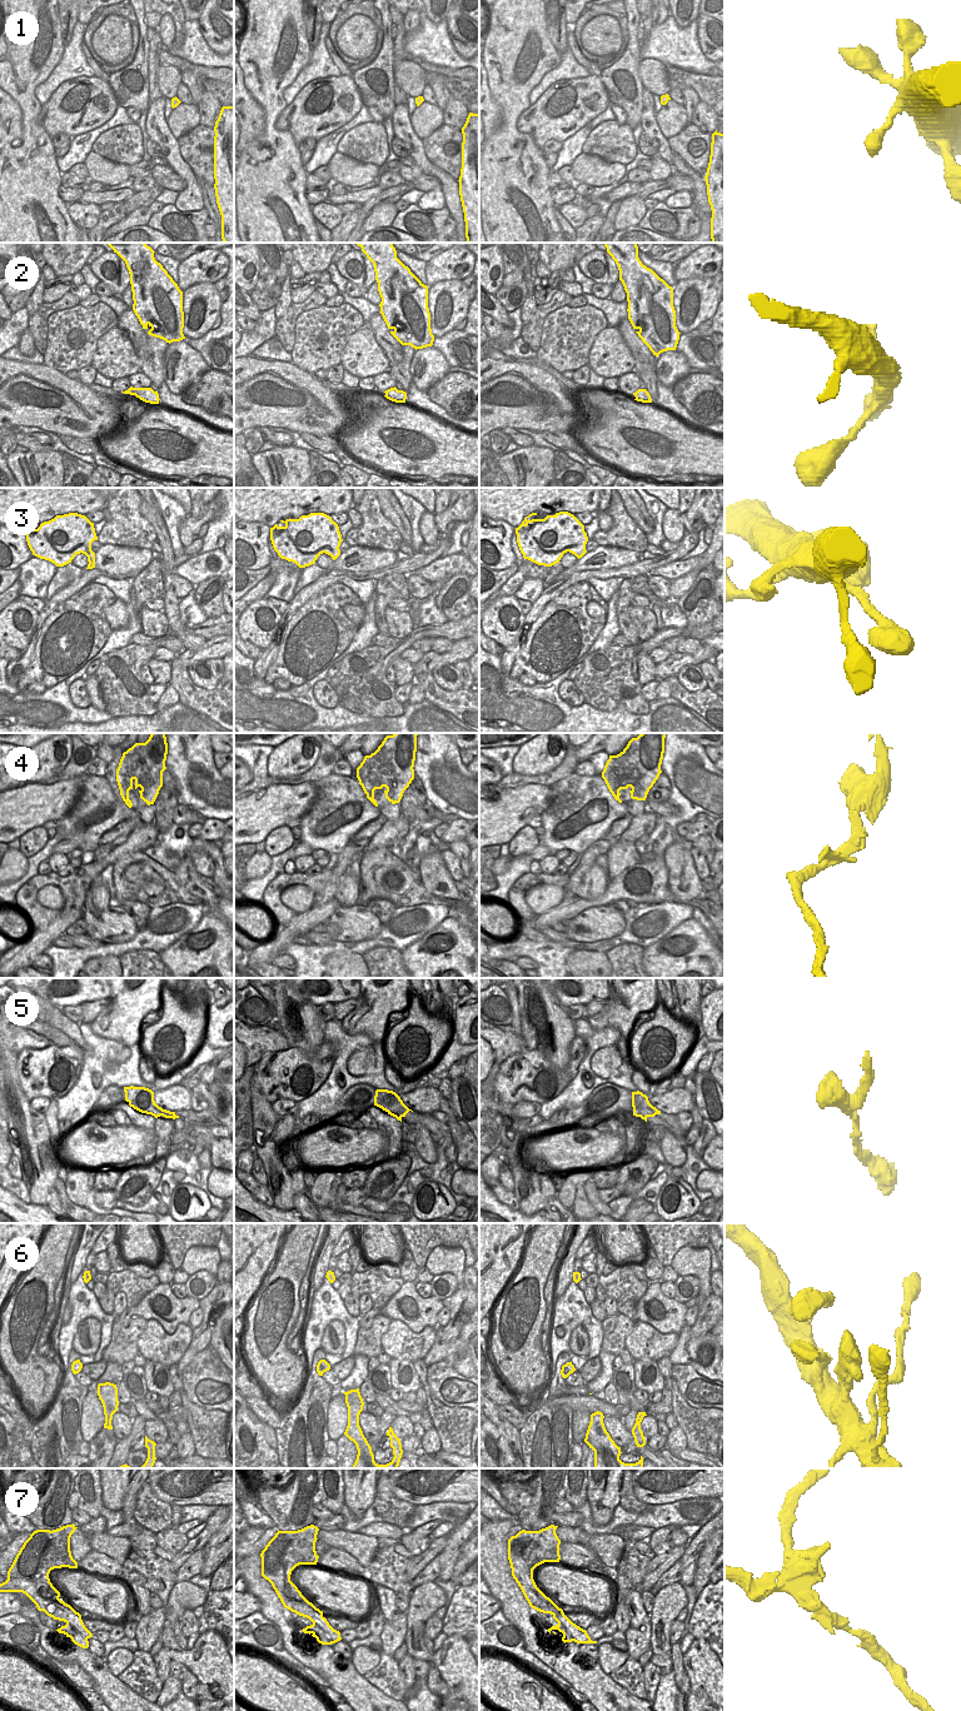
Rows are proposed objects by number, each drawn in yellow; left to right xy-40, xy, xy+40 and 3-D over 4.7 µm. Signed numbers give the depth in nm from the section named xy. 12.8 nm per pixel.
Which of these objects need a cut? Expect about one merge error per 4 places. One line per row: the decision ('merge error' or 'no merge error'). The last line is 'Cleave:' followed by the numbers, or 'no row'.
1: no merge error
2: no merge error
3: no merge error
4: no merge error
5: merge error
6: no merge error
7: merge error
Cleave: 5, 7

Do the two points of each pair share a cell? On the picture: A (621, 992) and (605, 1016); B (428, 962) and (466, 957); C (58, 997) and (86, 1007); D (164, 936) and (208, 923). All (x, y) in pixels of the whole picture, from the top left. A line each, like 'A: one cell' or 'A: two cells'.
A: one cell
B: one cell
C: two cells
D: two cells

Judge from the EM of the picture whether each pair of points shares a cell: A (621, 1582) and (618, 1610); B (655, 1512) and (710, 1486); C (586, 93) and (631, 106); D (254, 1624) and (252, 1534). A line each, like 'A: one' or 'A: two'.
A: one
B: two
C: two
D: two

